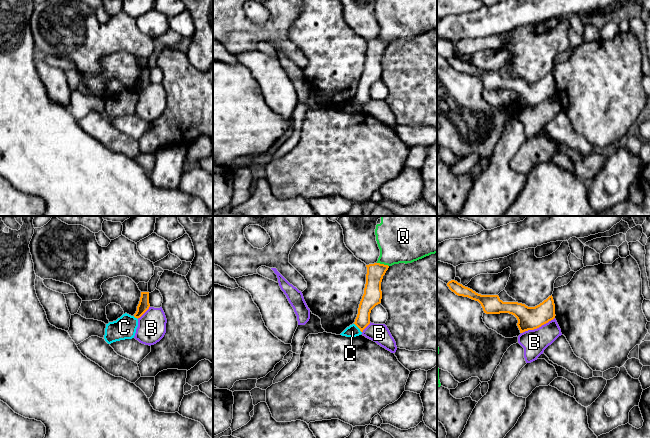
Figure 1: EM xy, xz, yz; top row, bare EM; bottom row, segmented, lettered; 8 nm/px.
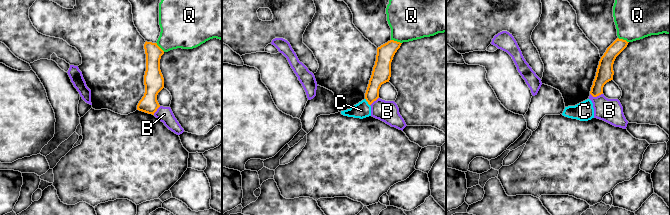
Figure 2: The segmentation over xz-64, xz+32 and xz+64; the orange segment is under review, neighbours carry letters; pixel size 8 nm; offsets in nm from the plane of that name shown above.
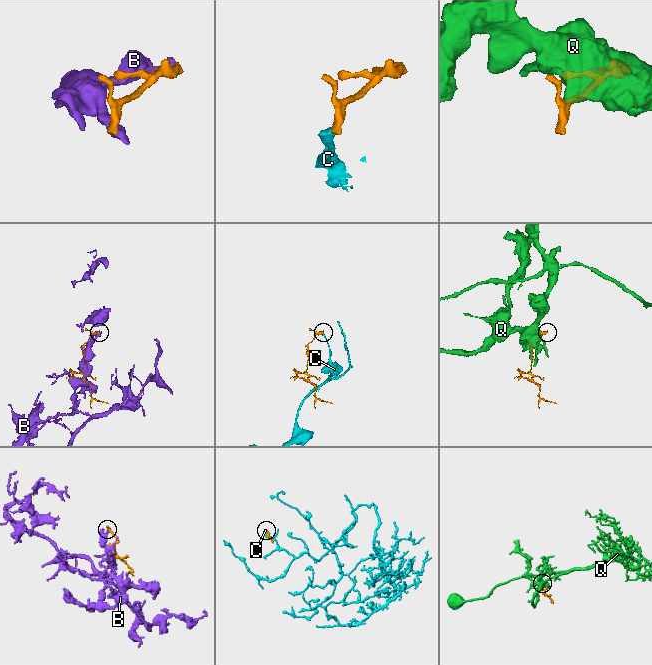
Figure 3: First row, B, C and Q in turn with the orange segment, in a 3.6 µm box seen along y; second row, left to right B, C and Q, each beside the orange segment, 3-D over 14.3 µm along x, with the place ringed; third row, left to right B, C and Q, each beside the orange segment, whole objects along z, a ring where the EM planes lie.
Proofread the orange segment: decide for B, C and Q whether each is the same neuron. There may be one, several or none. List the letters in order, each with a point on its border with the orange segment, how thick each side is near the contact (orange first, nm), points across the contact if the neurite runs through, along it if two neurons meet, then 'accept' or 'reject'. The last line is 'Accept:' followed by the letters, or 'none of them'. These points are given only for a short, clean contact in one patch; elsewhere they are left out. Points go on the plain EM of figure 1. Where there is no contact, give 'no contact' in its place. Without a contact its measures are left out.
B: contact yz (537, 103); calibres 190 and 200 nm; reject
C: contact xz (358, 103); calibres 140 and 100 nm; border xz (354, 99), (361, 108); reject
Q: contact xz (383, 40); calibres 140 and 320 nm; reject
Accept: none of them

